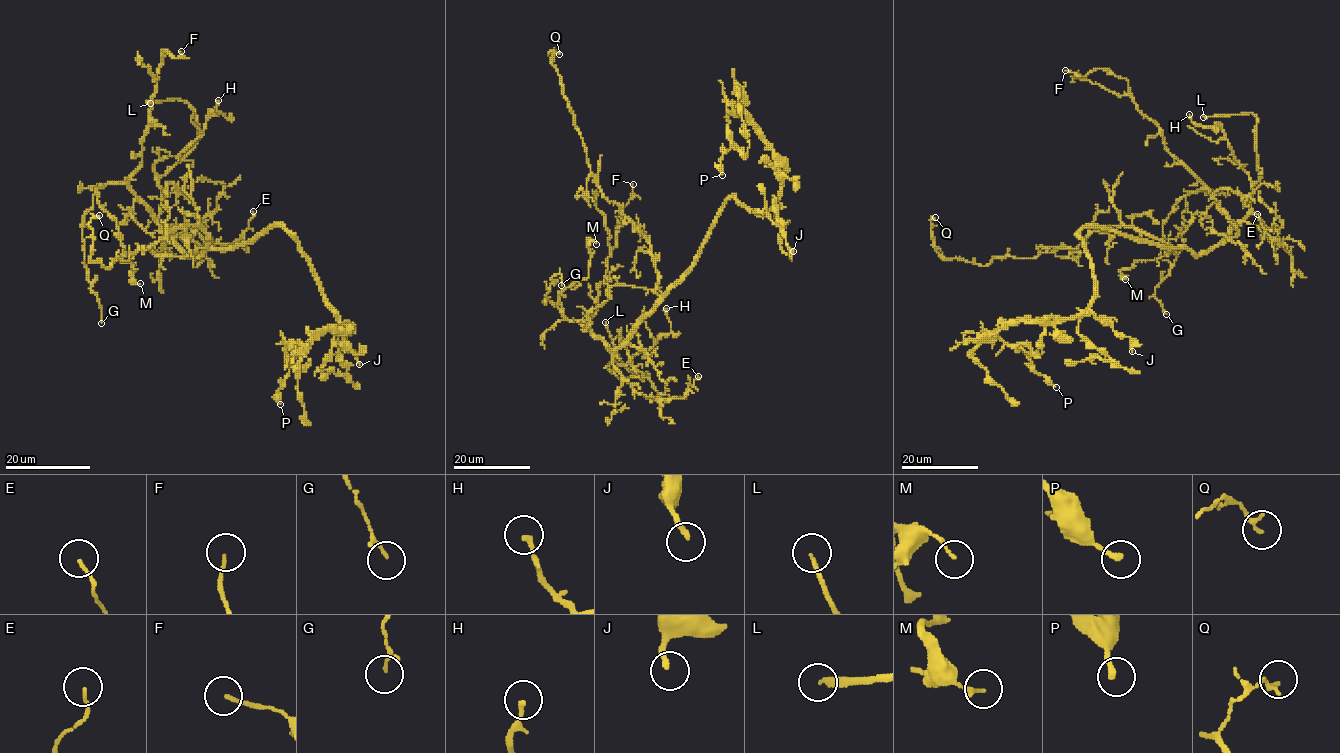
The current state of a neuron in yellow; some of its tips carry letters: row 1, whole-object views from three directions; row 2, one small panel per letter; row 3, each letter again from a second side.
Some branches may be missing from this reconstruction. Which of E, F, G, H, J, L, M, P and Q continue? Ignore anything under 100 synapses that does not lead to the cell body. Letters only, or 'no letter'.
L

